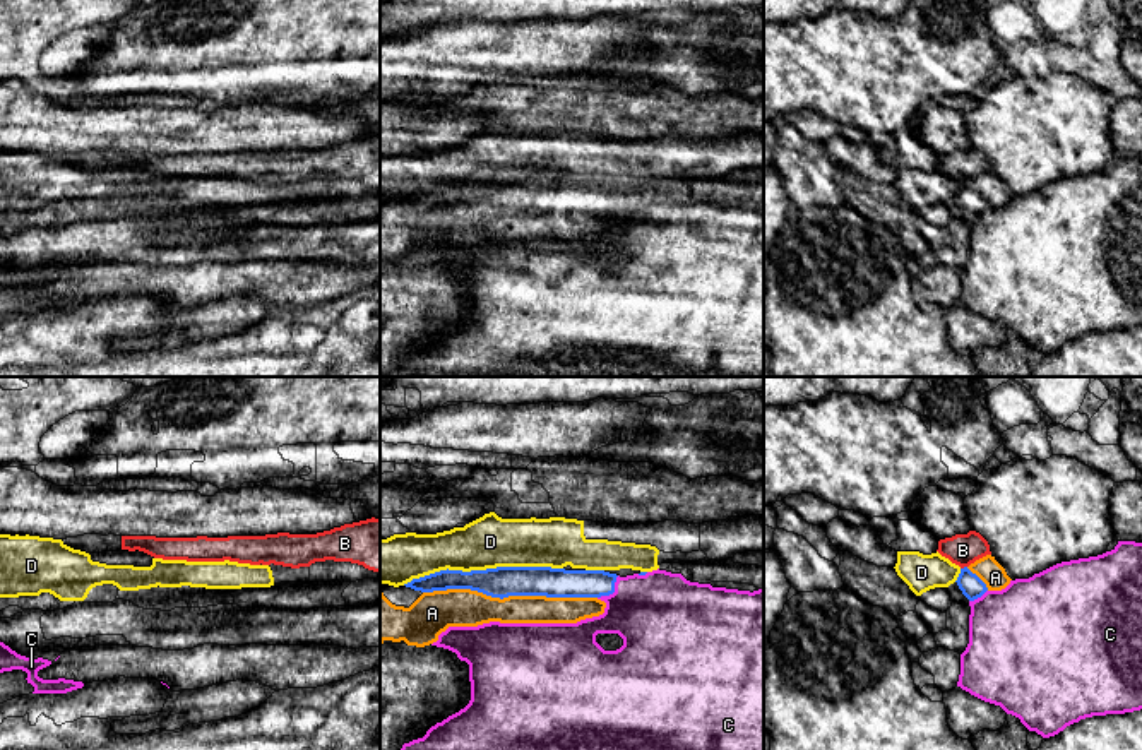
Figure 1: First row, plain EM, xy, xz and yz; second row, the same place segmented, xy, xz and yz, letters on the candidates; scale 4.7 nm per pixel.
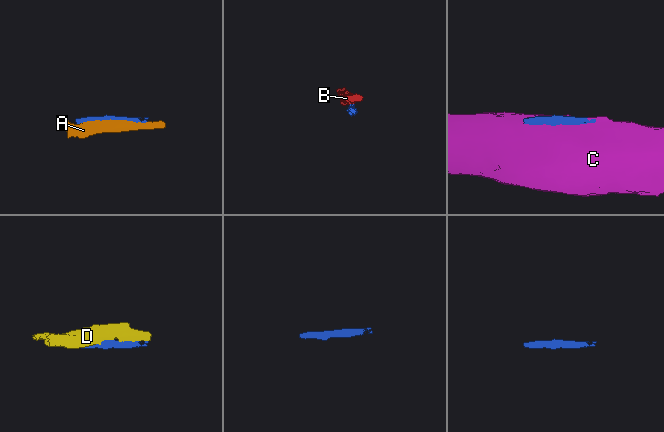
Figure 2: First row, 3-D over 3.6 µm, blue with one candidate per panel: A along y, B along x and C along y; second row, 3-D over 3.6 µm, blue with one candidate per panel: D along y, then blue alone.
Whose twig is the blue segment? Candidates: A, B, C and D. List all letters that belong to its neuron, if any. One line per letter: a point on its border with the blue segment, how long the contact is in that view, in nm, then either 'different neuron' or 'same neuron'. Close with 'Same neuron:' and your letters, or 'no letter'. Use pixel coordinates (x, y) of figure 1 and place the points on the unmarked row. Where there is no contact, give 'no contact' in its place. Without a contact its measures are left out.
A: meets blue in xz at (511, 211); contact 800 nm long; different neuron
B: meets blue in yz at (964, 184); contact 40 nm long; different neuron
C: meets blue in xz at (613, 208); contact 150 nm long; different neuron
D: meets blue in xz at (481, 187); contact 750 nm long; different neuron
Same neuron: no letter

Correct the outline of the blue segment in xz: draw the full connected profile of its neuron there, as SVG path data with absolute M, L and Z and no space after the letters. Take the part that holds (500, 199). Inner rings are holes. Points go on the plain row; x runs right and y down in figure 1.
M497 183L486 187L440 187L404 200L414 207L433 209L471 205L491 214L546 212L546 214L601 214L615 209L616 193L640 187L586 187L551 183Z

